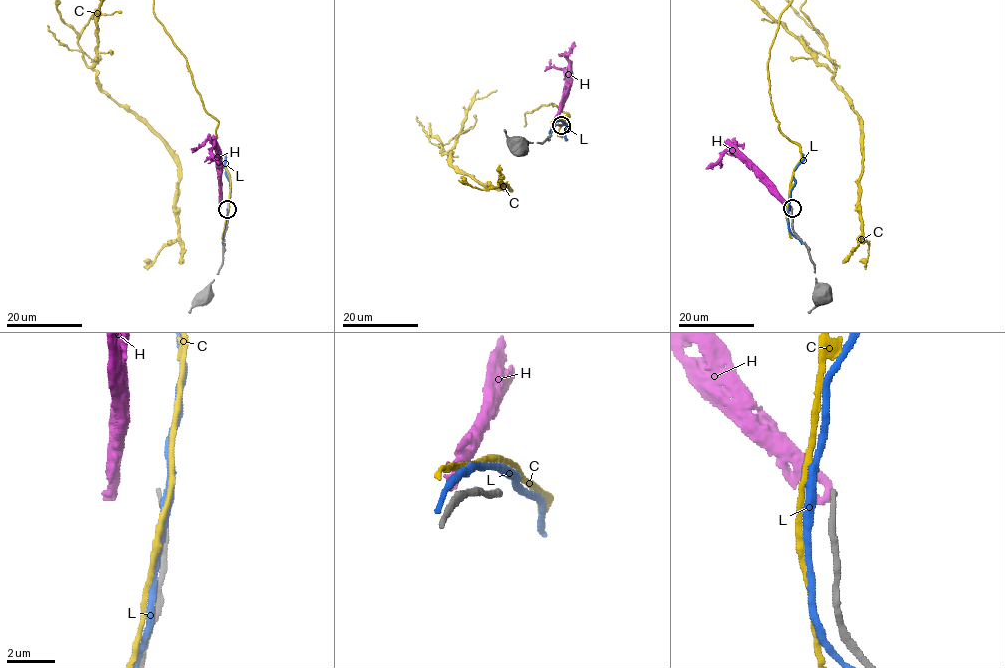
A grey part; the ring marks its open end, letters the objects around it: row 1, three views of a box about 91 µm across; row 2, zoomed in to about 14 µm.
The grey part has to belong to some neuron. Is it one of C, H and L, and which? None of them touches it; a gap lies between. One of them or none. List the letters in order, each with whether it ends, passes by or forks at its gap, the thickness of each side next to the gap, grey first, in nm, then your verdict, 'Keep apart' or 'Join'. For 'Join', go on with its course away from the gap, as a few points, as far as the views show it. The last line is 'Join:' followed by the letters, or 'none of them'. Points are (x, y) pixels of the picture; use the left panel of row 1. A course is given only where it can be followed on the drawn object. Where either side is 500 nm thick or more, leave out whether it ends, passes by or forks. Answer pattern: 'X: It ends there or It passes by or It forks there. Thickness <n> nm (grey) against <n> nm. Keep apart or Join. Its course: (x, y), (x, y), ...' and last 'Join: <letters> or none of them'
C: It passes by. Thickness 200 nm (grey) against 220 nm. Keep apart
H: It ends there. Thickness 200 nm (grey) against 440 nm. Keep apart
L: It passes by. Thickness 200 nm (grey) against 360 nm. Keep apart
Join: none of them

